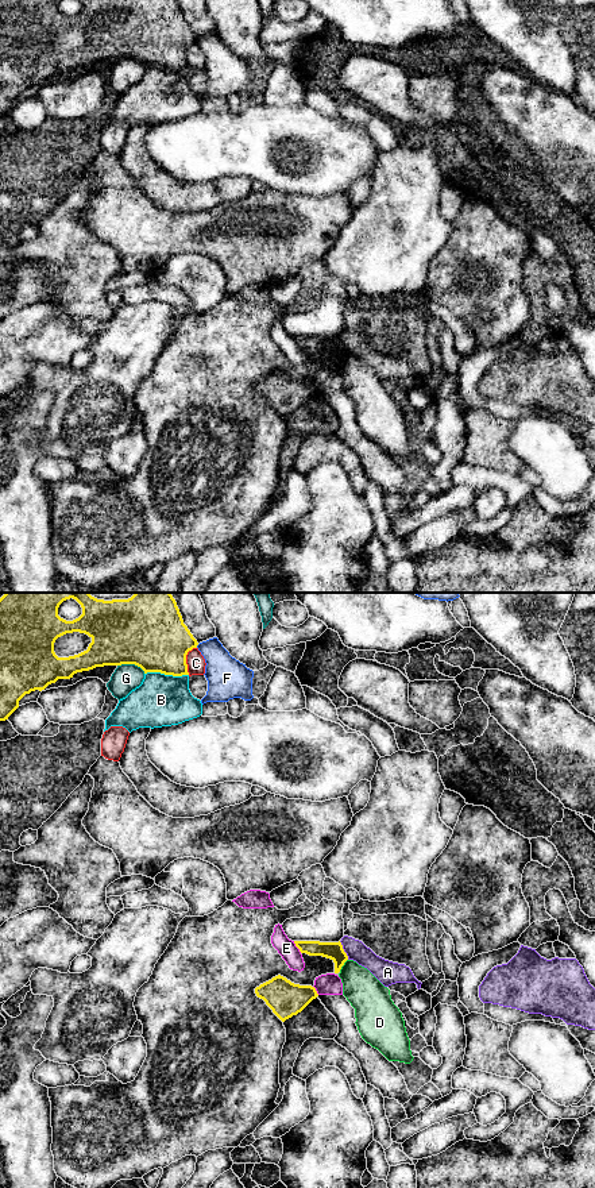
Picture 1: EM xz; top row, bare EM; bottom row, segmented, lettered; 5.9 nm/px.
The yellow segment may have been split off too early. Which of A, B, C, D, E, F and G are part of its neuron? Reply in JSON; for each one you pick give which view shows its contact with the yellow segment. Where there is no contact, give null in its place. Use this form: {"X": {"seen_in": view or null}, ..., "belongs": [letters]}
{"belongs": []}

